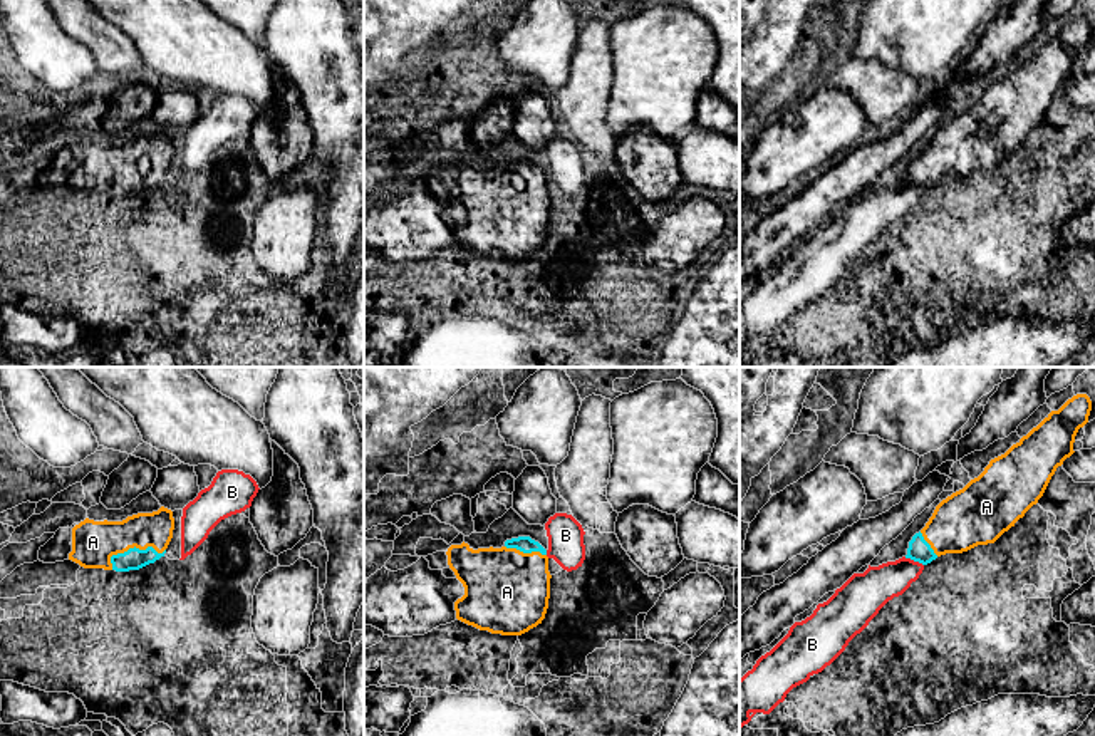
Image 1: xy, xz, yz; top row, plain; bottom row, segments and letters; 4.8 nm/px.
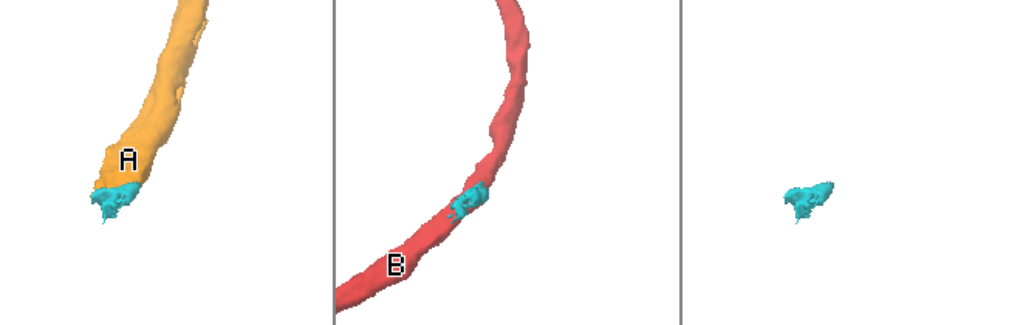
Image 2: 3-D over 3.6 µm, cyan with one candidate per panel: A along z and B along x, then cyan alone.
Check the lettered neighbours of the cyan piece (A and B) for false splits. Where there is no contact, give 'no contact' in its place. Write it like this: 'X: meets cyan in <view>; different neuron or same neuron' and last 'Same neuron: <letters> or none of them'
A: meets cyan in xy; same neuron
B: meets cyan in yz; different neuron
Same neuron: A

